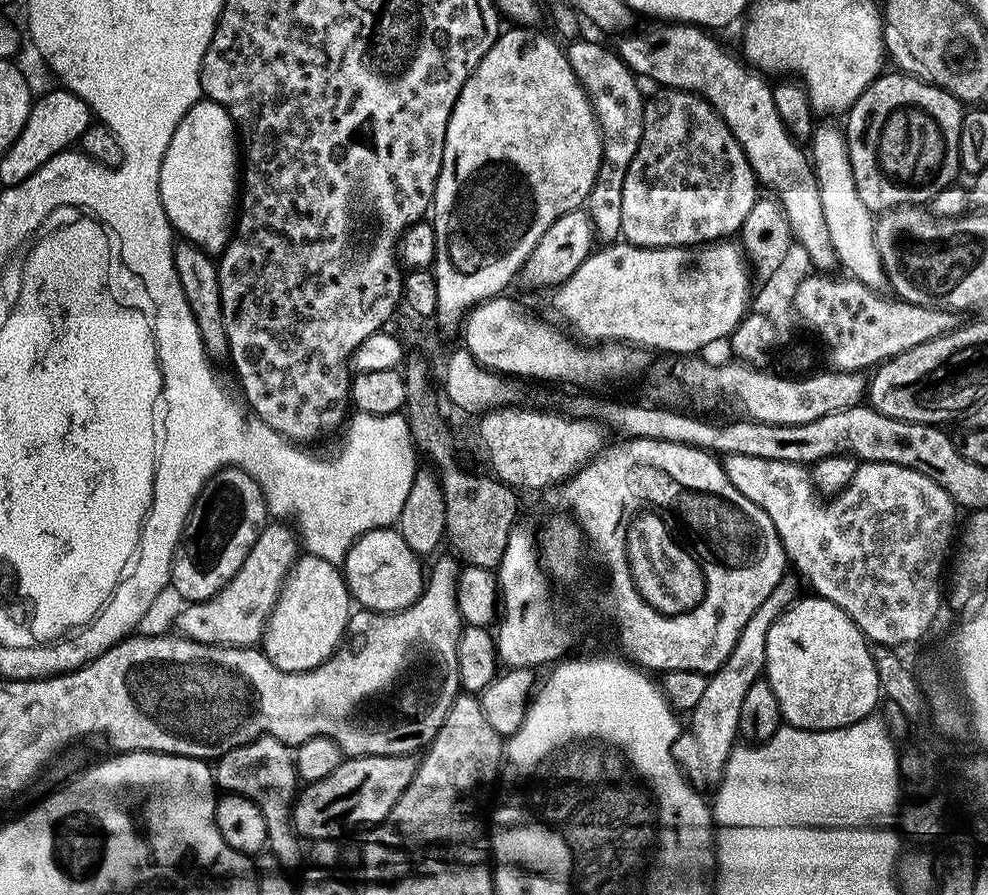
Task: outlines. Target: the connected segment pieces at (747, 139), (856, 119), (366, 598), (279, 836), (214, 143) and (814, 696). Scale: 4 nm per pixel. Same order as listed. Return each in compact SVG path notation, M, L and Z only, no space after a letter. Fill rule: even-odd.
M652 22L649 28L641 32L629 31L619 37L618 51L620 57L626 62L626 66L635 72L637 77L645 81L653 80L660 84L661 89L677 88L683 92L695 92L704 97L713 110L724 119L726 126L734 134L736 141L742 146L750 166L756 172L757 181L761 185L769 184L776 190L785 214L789 218L789 226L792 235L799 243L802 243L811 254L811 259L818 265L833 263L834 253L830 242L830 234L827 233L826 218L823 216L823 204L820 197L820 188L816 182L816 174L809 157L799 148L797 138L789 131L778 110L775 109L773 85L761 73L753 70L739 55L727 52L711 31L694 24L681 24L679 22Z
M891 70L892 72L885 71L883 74L876 77L859 96L856 97L854 103L851 105L852 113L848 116L848 126L846 125L846 137L849 154L850 166L853 168L854 182L857 183L860 178L864 178L866 174L864 172L870 172L874 168L874 158L884 158L890 150L906 150L906 170L900 174L900 172L894 172L894 174L886 174L886 186L884 186L884 202L880 202L880 210L894 209L897 206L913 205L924 206L929 203L933 195L940 192L943 188L949 187L953 183L952 180L962 170L962 163L960 160L960 131L962 126L958 126L958 122L964 122L964 120L958 120L958 118L964 118L966 114L958 114L958 109L962 107L961 101L947 92L942 94L942 88L938 90L932 90L932 84L927 84L925 80L920 80L916 76L909 76L899 70ZM906 100L914 100L914 102L908 102L908 104L902 104L900 110L906 112L906 120L898 120L898 104L900 102L906 102Z
M395 527L373 528L371 532L364 533L348 548L344 555L342 571L344 580L348 584L348 591L351 599L356 600L361 609L368 609L371 612L396 612L409 607L420 597L425 588L426 572L420 569L421 557L412 552Z
M260 734L252 738L249 744L240 744L237 748L229 747L215 761L214 784L225 793L244 796L258 805L262 810L262 818L266 818L267 851L281 869L289 870L288 868L299 866L300 859L304 856L300 849L302 838L292 825L292 806L298 795L298 777L289 745L272 736Z
M207 98L198 100L180 120L174 138L169 142L160 165L159 194L173 229L177 233L185 232L188 235L185 237L191 243L203 248L209 254L223 253L228 246L232 232L230 216L232 214L233 217L240 186L239 162L238 136L228 111L221 104Z
M808 594L805 600L797 602L793 608L788 608L772 625L768 628L768 633L763 633L762 639L765 642L765 669L766 681L775 695L776 705L780 711L781 719L793 728L806 729L808 731L825 732L828 729L840 729L846 725L856 724L862 719L867 719L873 712L878 698L881 697L880 680L877 676L876 663L871 654L869 643L861 632L860 627L854 623L834 602L817 598L815 595Z

